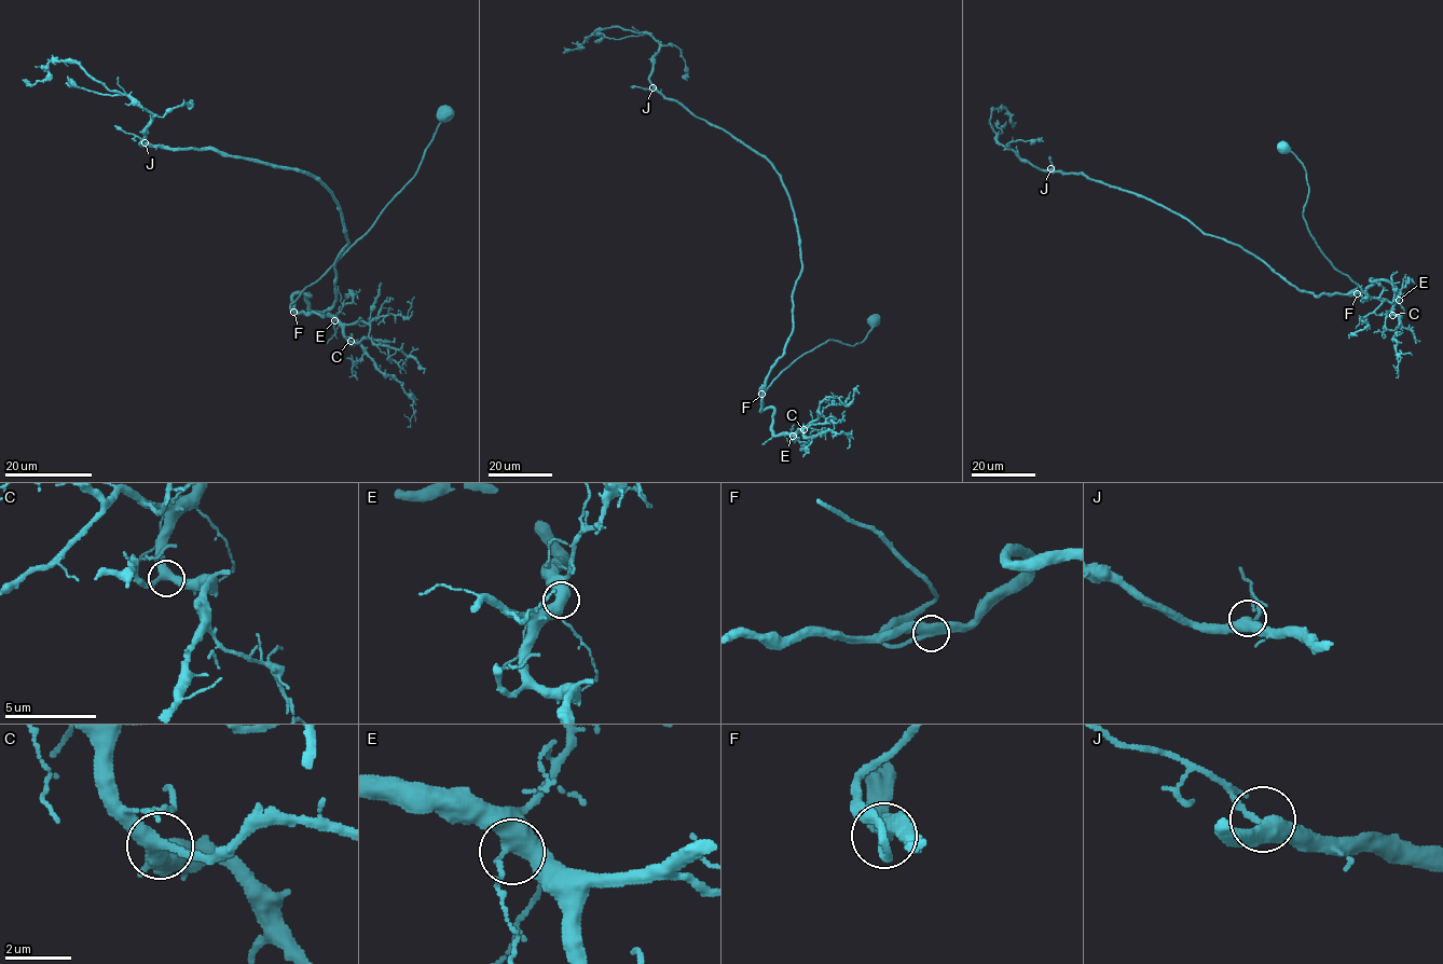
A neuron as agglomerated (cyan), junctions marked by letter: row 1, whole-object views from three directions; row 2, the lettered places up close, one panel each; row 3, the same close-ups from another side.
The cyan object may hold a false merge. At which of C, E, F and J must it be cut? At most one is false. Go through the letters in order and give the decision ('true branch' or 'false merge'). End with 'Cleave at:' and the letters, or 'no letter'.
C: true branch
E: true branch
F: true branch
J: true branch
Cleave at: no letter

